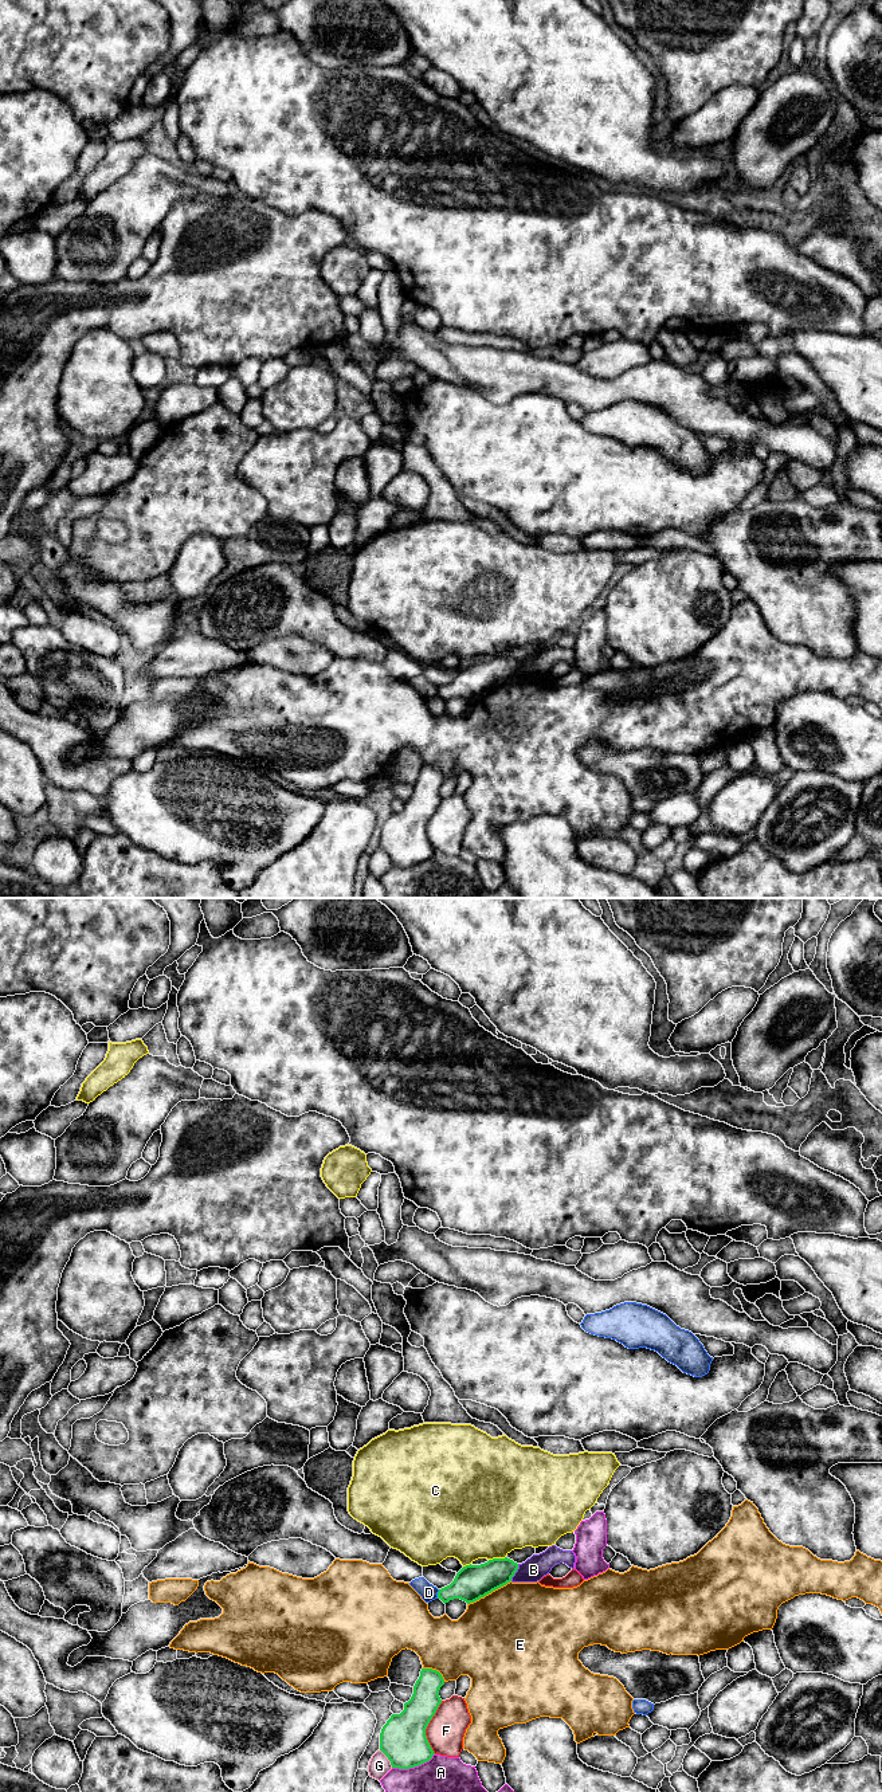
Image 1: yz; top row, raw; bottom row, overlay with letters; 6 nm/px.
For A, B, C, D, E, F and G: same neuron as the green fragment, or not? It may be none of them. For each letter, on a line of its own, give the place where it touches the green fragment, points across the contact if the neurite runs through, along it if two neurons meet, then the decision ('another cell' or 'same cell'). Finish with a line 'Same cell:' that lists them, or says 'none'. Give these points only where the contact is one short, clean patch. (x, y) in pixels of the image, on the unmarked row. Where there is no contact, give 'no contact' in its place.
A: yz (414, 865) | another cell
B: yz (514, 670) | along yz (518, 662), (510, 678) | another cell
C: yz (497, 657) | another cell
D: yz (438, 691) | another cell
E: yz (489, 690) | another cell
F: yz (426, 826) | another cell
G: yz (388, 857) | another cell
Same cell: none

